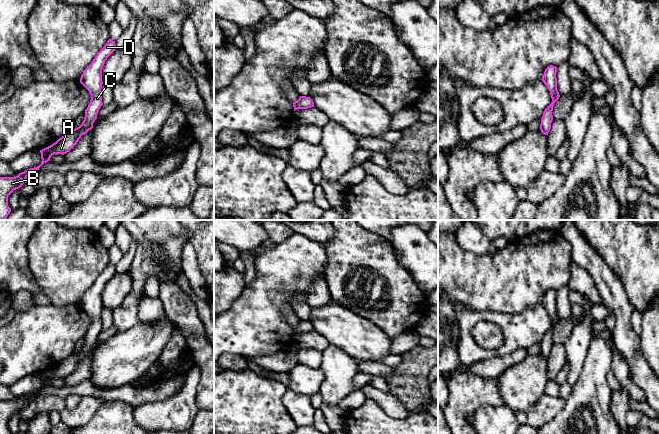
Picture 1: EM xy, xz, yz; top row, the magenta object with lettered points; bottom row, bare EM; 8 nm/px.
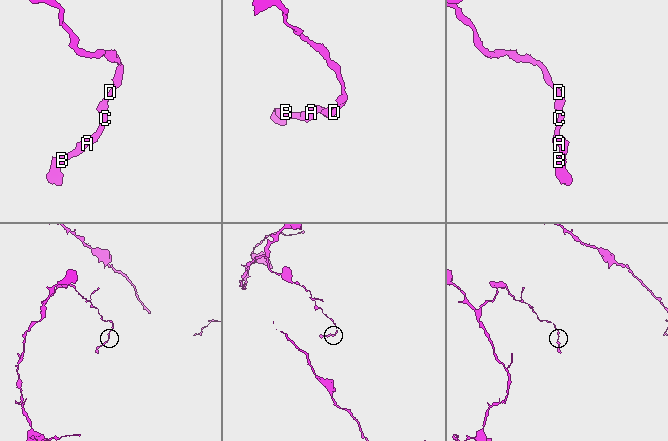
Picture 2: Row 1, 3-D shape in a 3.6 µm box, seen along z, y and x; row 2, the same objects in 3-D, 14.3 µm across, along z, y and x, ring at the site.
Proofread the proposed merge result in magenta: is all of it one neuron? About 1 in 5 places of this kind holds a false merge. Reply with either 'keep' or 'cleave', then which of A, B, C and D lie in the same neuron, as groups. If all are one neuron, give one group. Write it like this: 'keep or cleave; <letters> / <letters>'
keep; A B C D

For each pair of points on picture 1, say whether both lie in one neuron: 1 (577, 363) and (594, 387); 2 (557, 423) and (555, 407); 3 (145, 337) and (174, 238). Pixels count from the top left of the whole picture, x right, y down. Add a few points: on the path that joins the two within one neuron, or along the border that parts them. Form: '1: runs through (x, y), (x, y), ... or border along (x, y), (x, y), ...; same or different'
1: border along (589, 346), (583, 366), (572, 386); different
2: border along (565, 400), (565, 405), (545, 423); different
3: border along (138, 322), (128, 329), (118, 332); different

